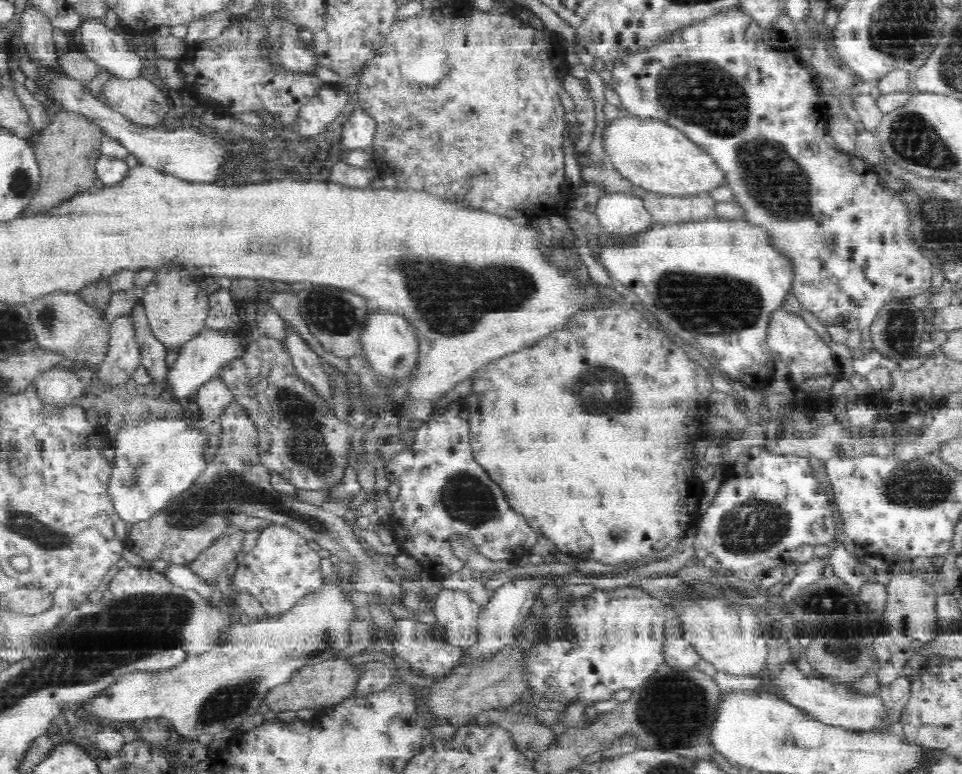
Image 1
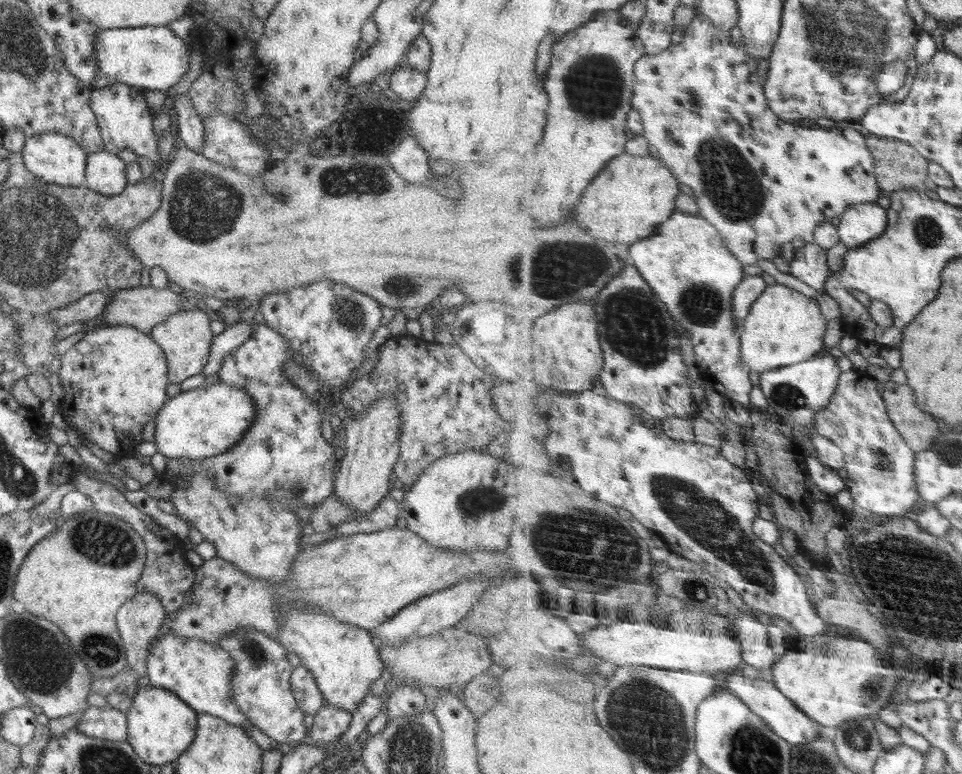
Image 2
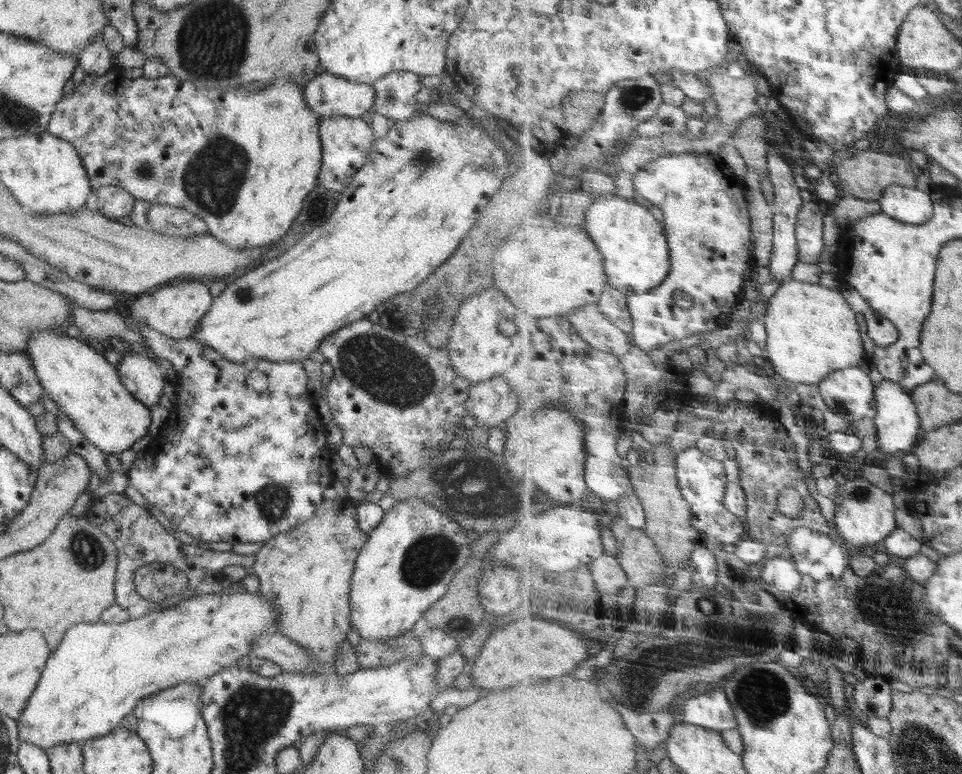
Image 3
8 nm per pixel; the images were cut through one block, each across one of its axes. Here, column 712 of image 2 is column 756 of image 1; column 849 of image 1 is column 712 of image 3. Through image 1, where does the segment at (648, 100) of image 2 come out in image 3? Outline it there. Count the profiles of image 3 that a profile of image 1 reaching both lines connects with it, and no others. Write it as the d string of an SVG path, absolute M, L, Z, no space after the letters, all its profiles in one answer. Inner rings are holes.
M672 153L666 156L660 156L654 162L650 163L646 167L642 168L642 171L638 172L634 176L635 184L634 190L640 195L644 196L648 201L650 201L654 206L659 207L665 214L665 222L667 226L667 236L671 244L671 256L672 256L672 272L670 276L657 288L644 293L643 295L631 295L629 294L628 304L631 308L631 314L633 315L633 320L635 321L634 338L636 339L636 344L642 349L656 350L664 346L664 344L670 344L674 340L682 340L682 338L688 338L694 334L699 334L701 332L713 331L716 332L717 328L724 328L724 326L731 322L735 317L740 314L740 306L746 302L746 293L744 293L744 288L746 288L746 282L750 276L755 276L756 267L758 262L755 258L755 254L752 249L754 249L754 242L752 242L752 216L750 212L751 206L748 206L748 192L744 188L744 184L736 184L736 174L728 170L724 158L714 154L678 154ZM678 290L683 290L692 296L693 306L690 308L681 308L676 304L676 292Z

